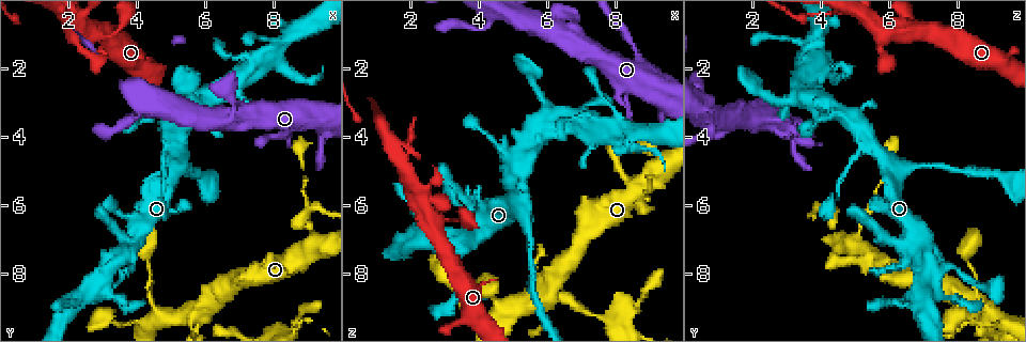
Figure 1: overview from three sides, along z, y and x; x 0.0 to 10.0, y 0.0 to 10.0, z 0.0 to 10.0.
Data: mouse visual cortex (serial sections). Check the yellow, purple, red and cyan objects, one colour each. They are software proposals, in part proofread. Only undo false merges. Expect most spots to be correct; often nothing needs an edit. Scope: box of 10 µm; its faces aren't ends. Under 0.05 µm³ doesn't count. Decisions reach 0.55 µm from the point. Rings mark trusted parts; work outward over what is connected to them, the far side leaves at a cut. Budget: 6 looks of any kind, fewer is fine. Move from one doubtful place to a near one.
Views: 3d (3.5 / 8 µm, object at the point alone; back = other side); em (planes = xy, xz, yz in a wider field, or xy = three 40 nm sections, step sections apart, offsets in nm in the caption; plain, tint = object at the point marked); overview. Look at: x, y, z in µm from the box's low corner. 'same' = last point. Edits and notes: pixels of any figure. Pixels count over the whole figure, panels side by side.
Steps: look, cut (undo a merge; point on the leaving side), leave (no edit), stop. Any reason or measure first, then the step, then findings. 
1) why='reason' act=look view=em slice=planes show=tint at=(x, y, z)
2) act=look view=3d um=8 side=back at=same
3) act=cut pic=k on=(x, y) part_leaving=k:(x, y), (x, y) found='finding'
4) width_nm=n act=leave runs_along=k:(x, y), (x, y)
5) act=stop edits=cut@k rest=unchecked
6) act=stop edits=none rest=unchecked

why='closes a loop' act=look view=3d um=8 at=(4.55, 5.05, 5.75)

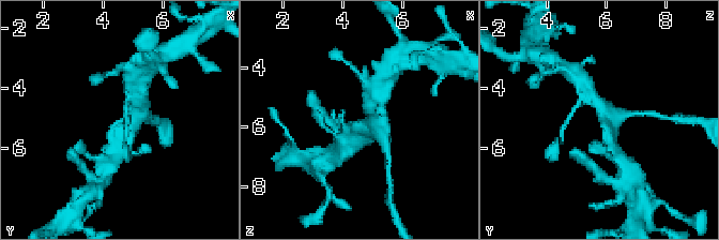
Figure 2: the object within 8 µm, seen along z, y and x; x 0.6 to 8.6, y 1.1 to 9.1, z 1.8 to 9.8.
why='closer look' act=look view=3d um=3.5 at=same

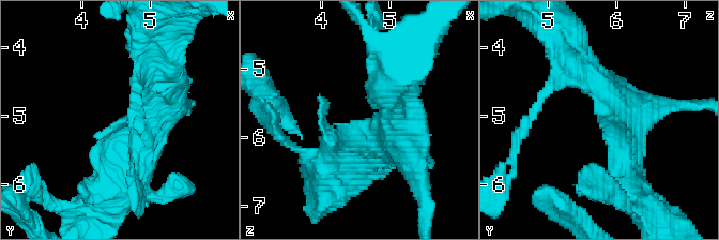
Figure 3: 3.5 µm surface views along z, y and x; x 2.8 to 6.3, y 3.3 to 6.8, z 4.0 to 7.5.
act=leave runs_along=3:(633, 163), (628, 140), (600, 120) found='all the same cell'

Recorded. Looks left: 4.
act=look view=3d um=3.5 at=(2.15, 1.00, 5.80)

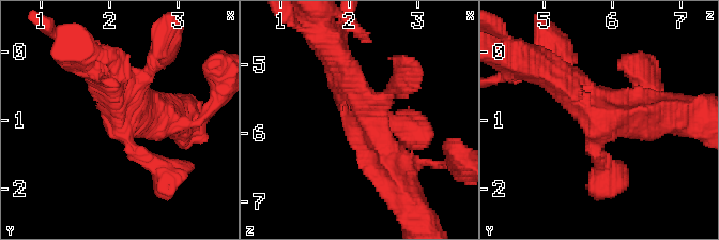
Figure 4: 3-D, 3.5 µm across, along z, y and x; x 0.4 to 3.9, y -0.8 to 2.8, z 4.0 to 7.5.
act=look view=em slice=xy step=5 show=tint at=(2.15, 0.95, 5.80)

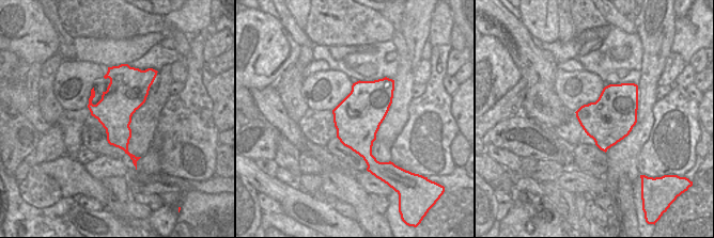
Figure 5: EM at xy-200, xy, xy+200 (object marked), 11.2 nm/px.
arms=4 arm_widths_nm=200,200,450,500 act=leave runs_along=4:(394, 179), (358, 121), (341, 66) found='all the same cell'

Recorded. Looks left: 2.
why='four-way junction' act=look view=3d um=3.5 at=(5.80, 9.30, 8.55)

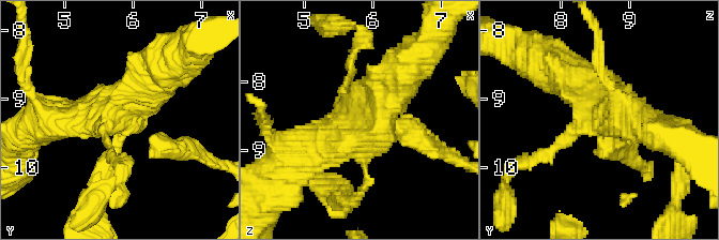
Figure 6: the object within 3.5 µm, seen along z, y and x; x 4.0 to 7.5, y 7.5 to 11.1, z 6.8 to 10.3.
arms=4 arm_widths_nm=150,200,500,600 why='shape alone is not enough' act=look view=em slice=xy step=1 show=tint at=(5.75, 9.25, 8.55)

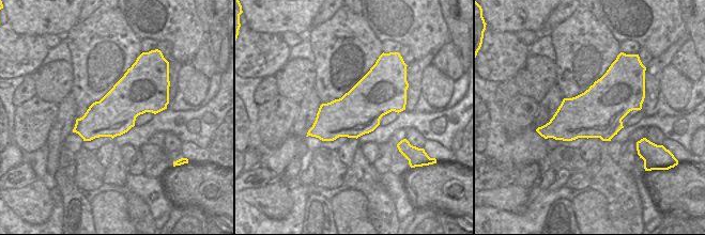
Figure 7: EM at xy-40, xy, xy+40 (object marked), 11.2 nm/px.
act=leave runs_along=6:(400, 80), (365, 133), (305, 152) found='all the same cell'

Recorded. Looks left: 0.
act=stop edits=none rest=unchecked

